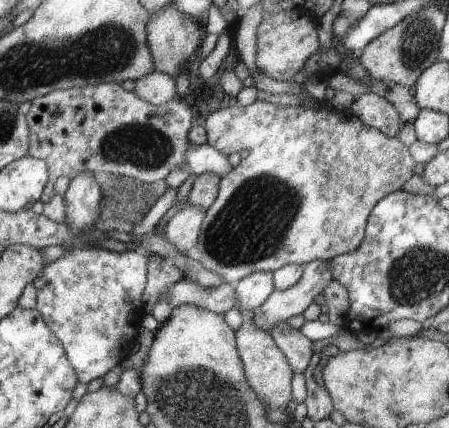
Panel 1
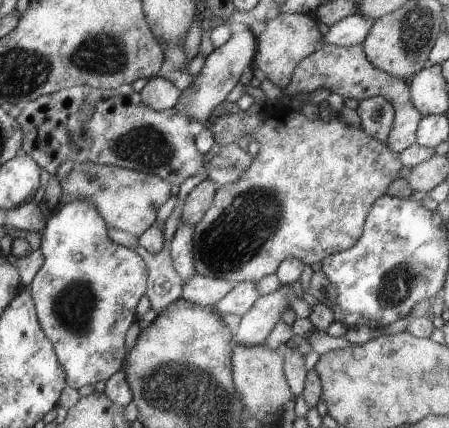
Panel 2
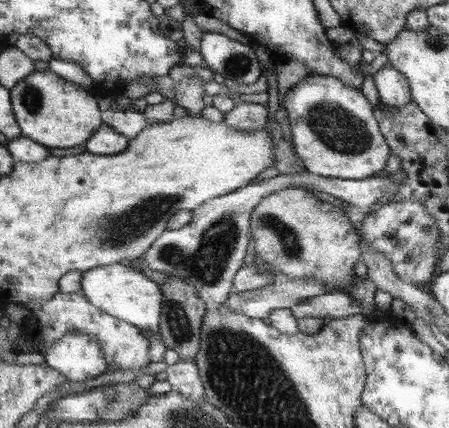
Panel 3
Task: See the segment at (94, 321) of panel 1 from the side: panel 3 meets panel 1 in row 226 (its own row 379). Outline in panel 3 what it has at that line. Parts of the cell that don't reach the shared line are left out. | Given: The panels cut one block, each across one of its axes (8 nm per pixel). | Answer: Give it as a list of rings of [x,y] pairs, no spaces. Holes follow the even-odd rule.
[[[82,331],[66,333],[43,354],[45,363],[61,372],[69,381],[96,378],[107,370],[108,359],[96,339]]]

